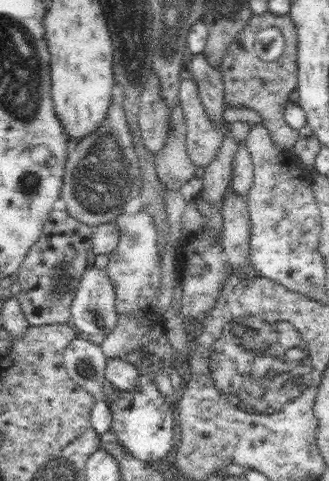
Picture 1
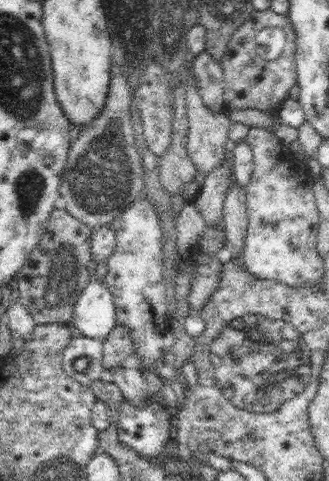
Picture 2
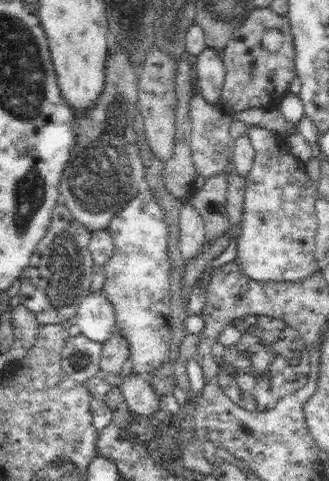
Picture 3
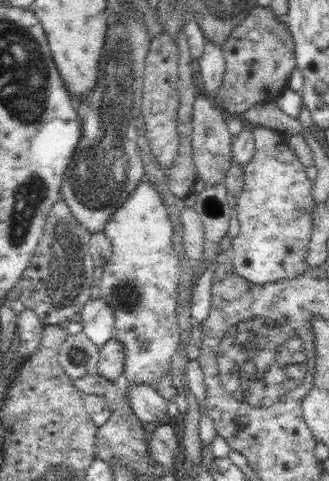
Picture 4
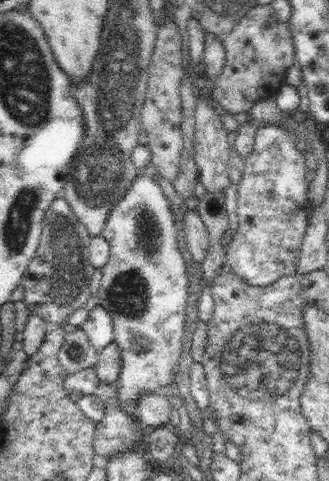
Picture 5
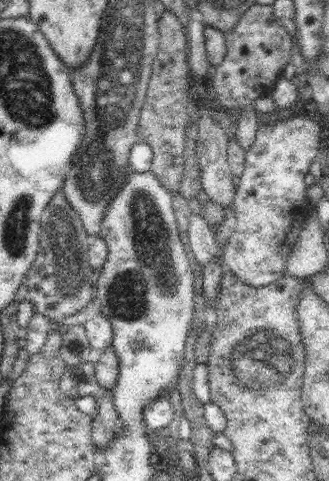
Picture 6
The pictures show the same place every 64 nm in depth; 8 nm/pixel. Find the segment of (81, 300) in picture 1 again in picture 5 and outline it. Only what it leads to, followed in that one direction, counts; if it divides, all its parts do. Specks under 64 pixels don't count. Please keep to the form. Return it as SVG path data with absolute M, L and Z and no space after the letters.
M99 304L95 308L91 308L89 320L83 322L79 326L81 330L85 330L85 336L89 340L89 346L101 354L101 350L113 342L113 320L109 316L107 310L103 310Z

